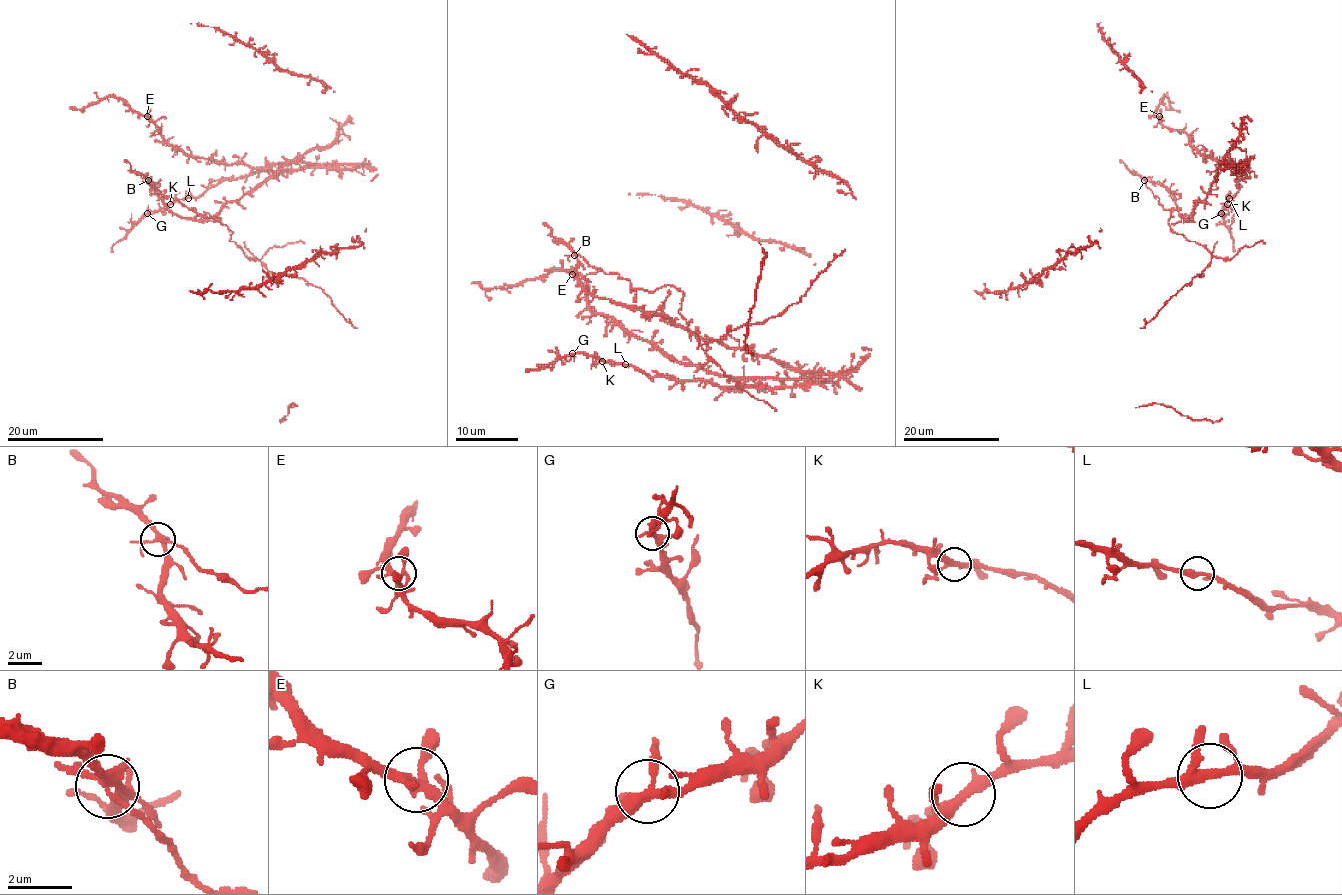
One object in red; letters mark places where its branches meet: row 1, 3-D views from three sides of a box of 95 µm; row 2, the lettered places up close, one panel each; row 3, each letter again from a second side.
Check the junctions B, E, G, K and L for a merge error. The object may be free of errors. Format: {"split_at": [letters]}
{"split_at": ["B"]}

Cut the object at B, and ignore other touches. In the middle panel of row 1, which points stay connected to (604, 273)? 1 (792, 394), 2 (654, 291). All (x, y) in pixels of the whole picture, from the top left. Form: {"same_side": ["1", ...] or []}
{"same_side": ["2"]}

